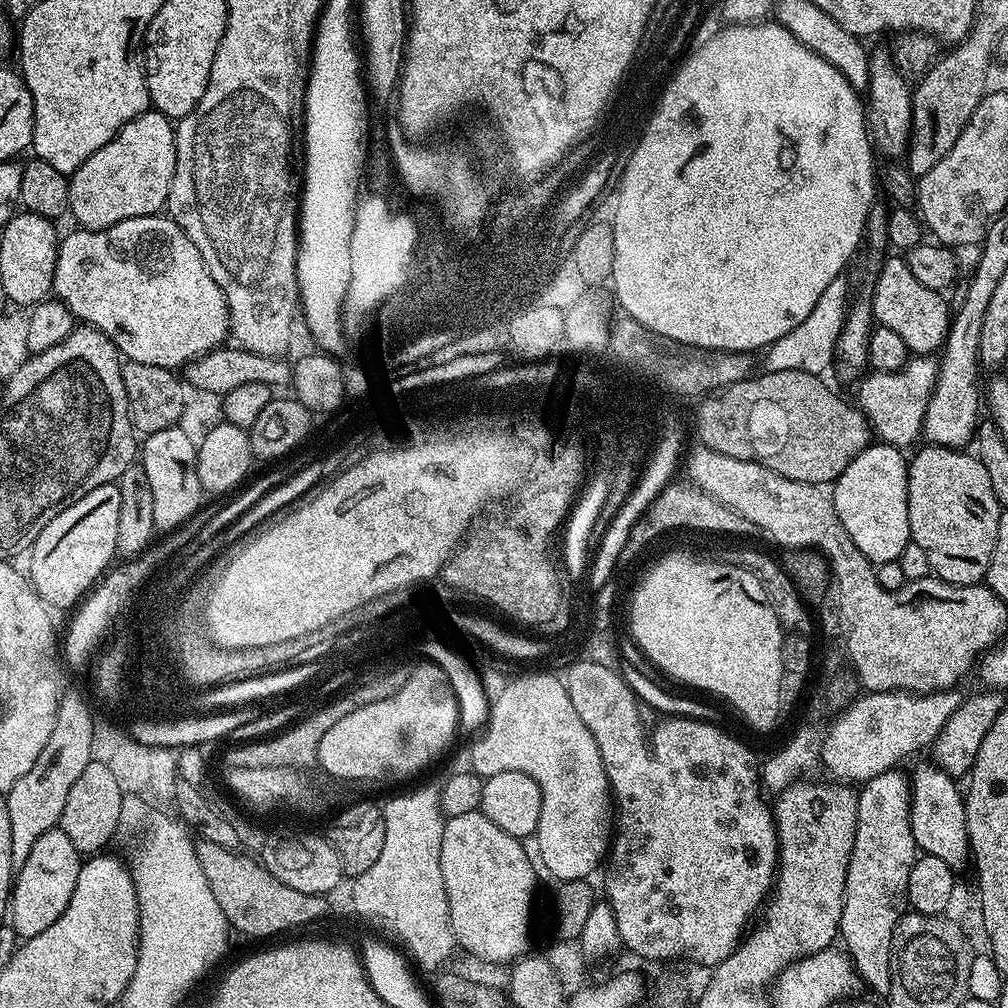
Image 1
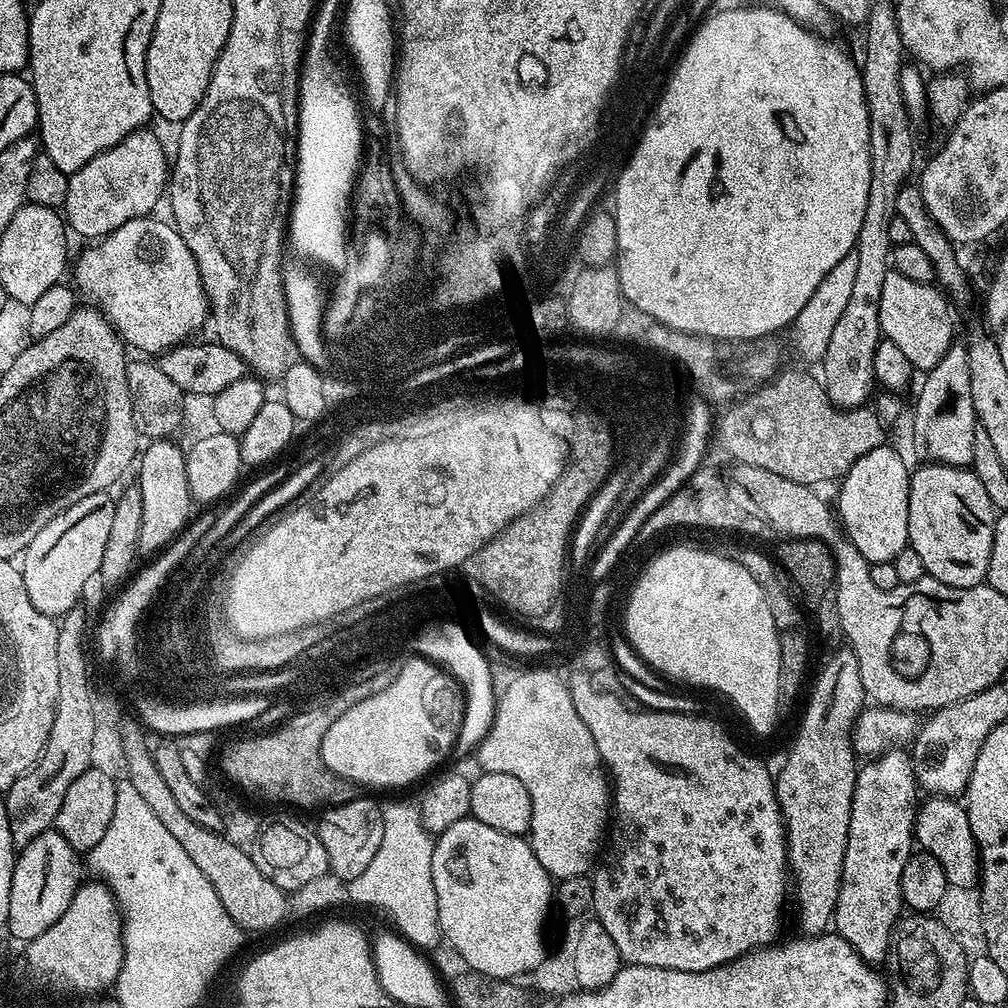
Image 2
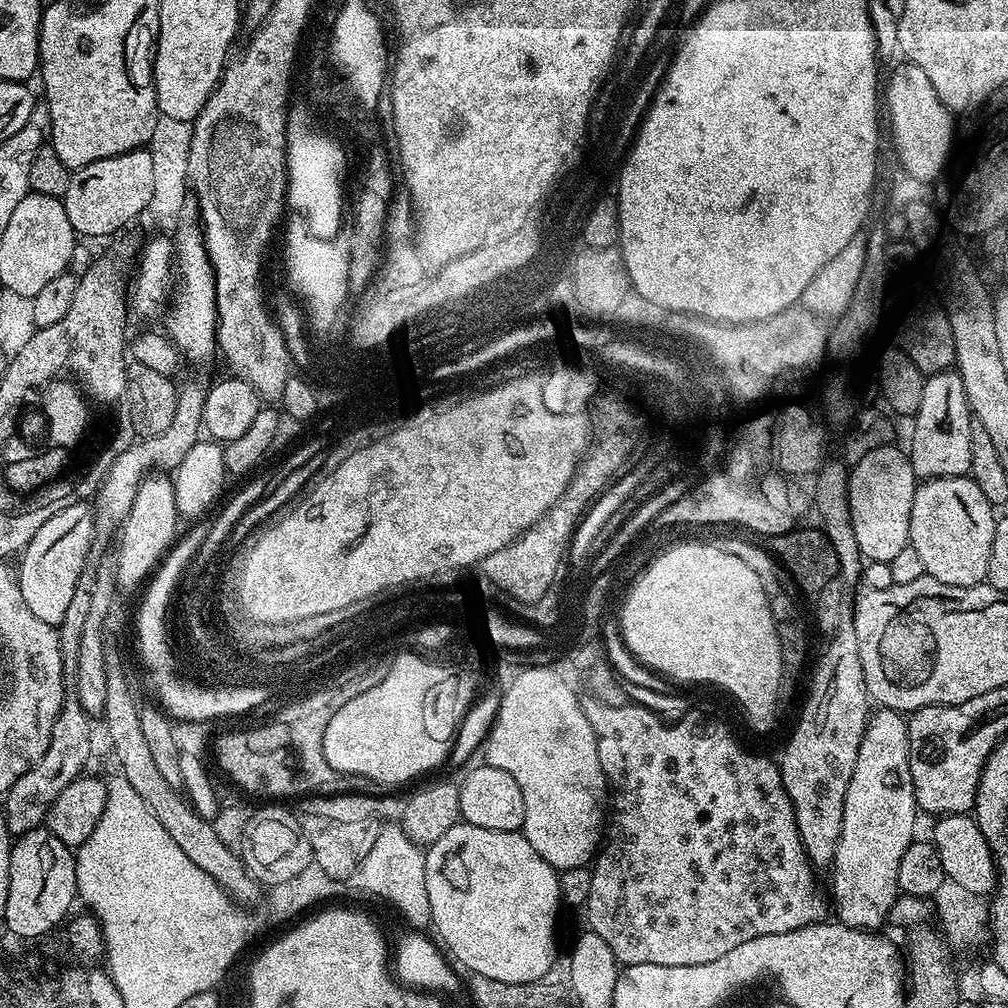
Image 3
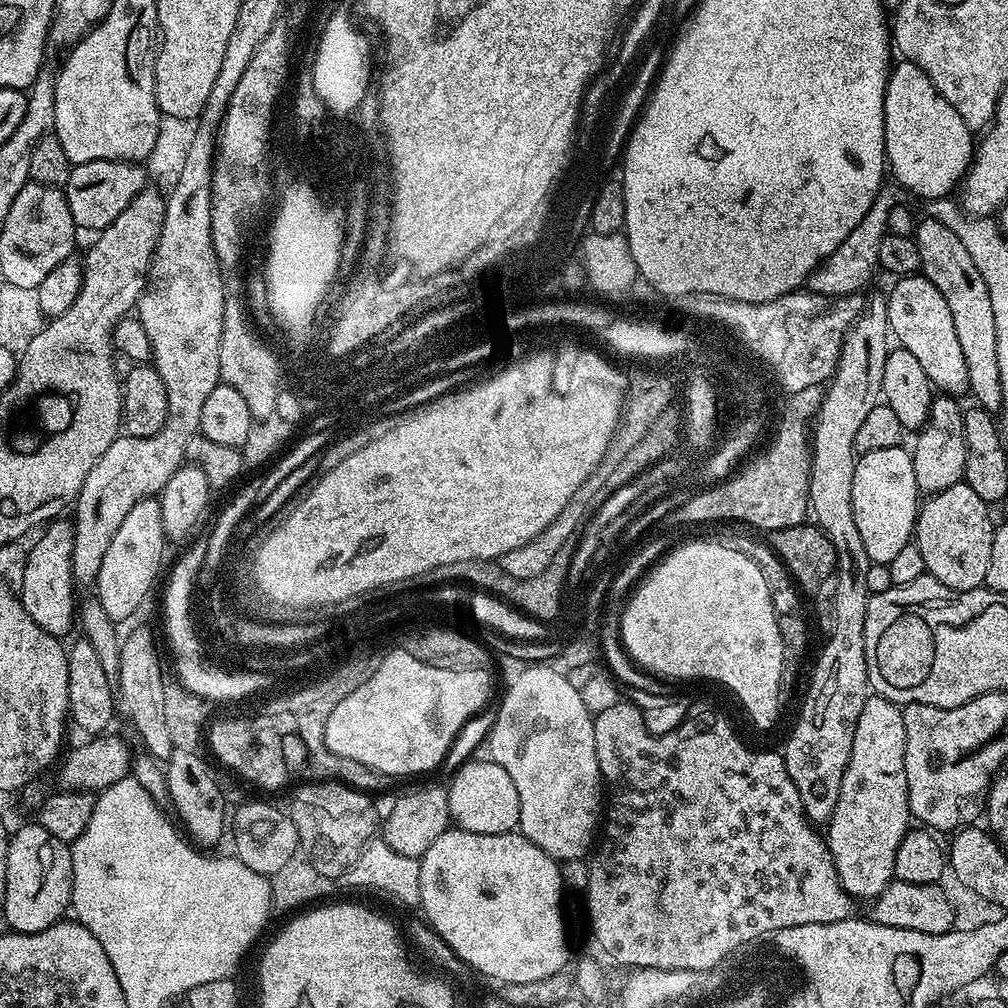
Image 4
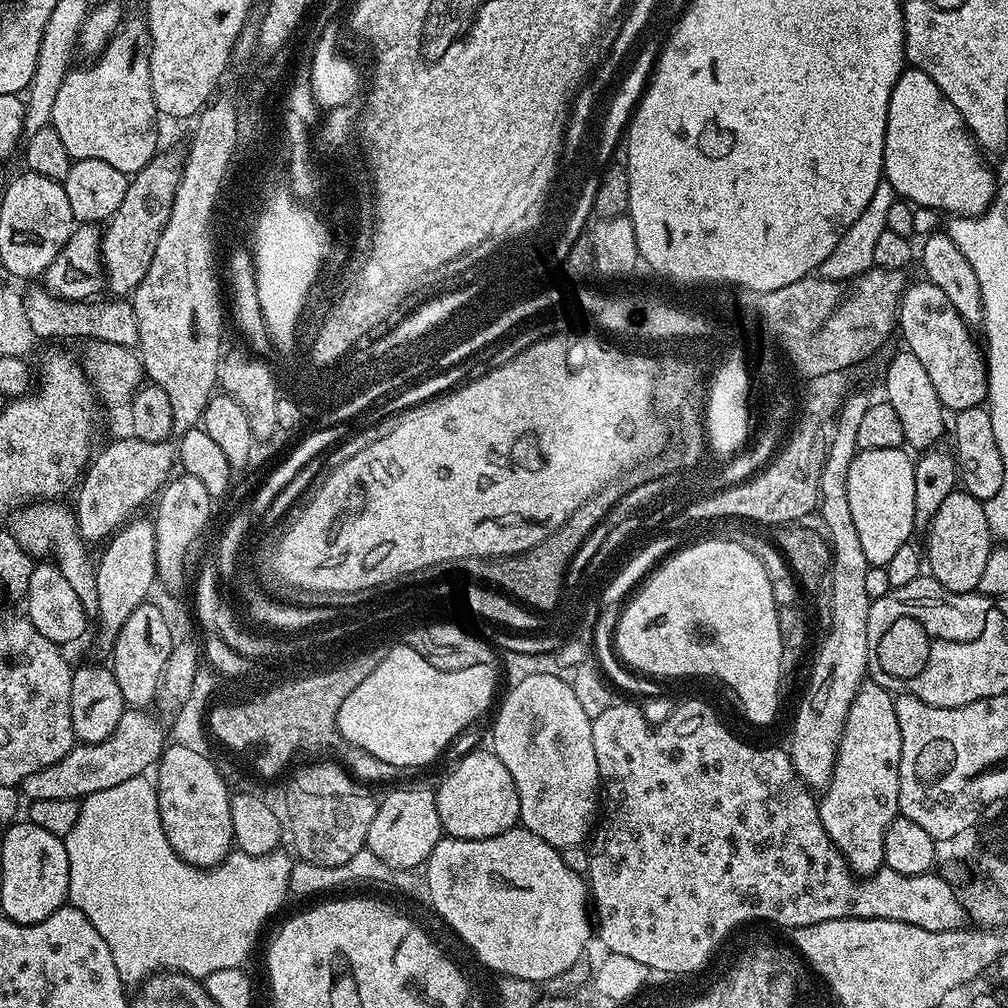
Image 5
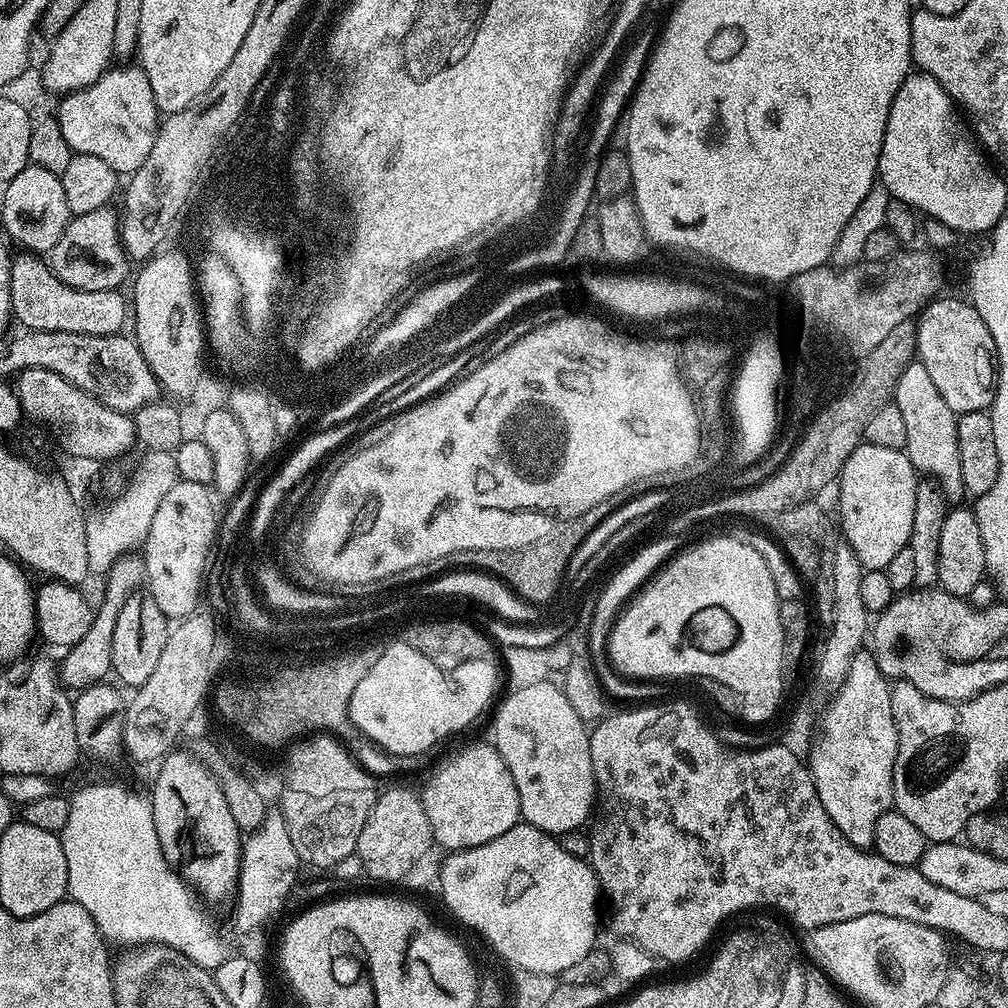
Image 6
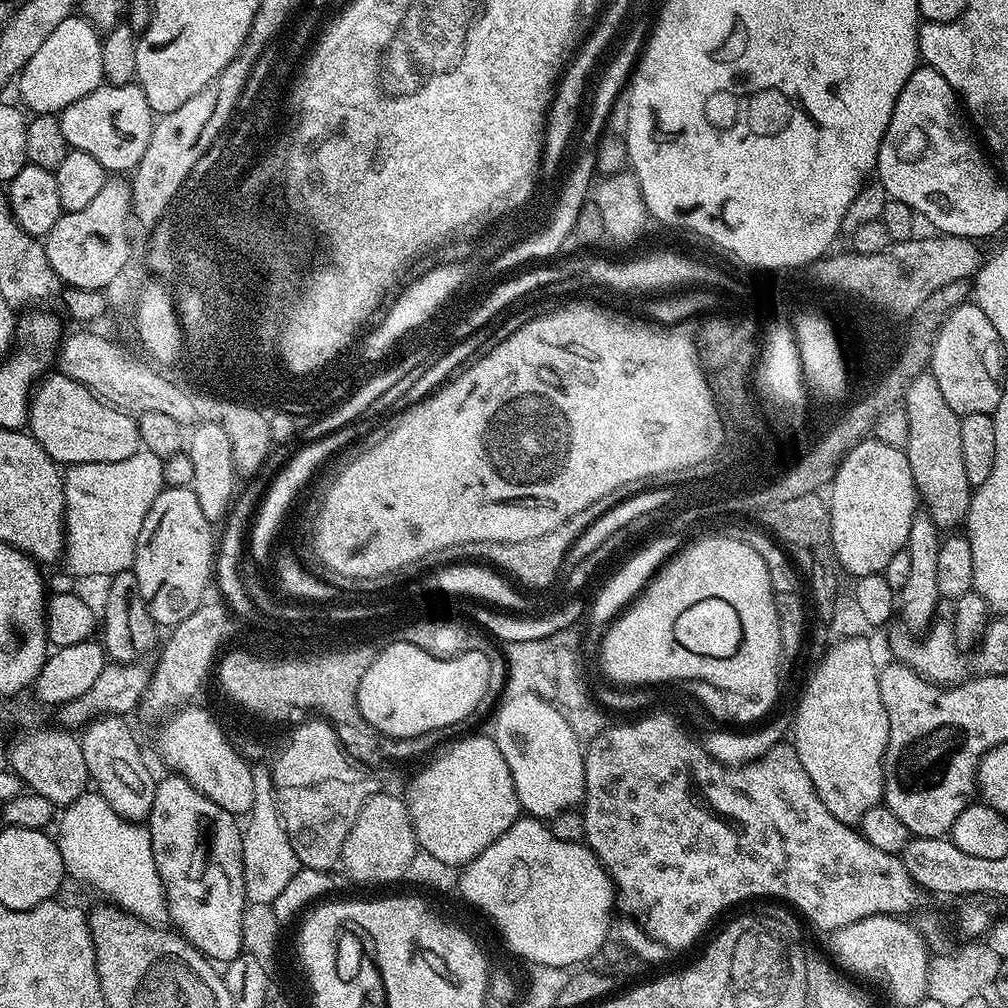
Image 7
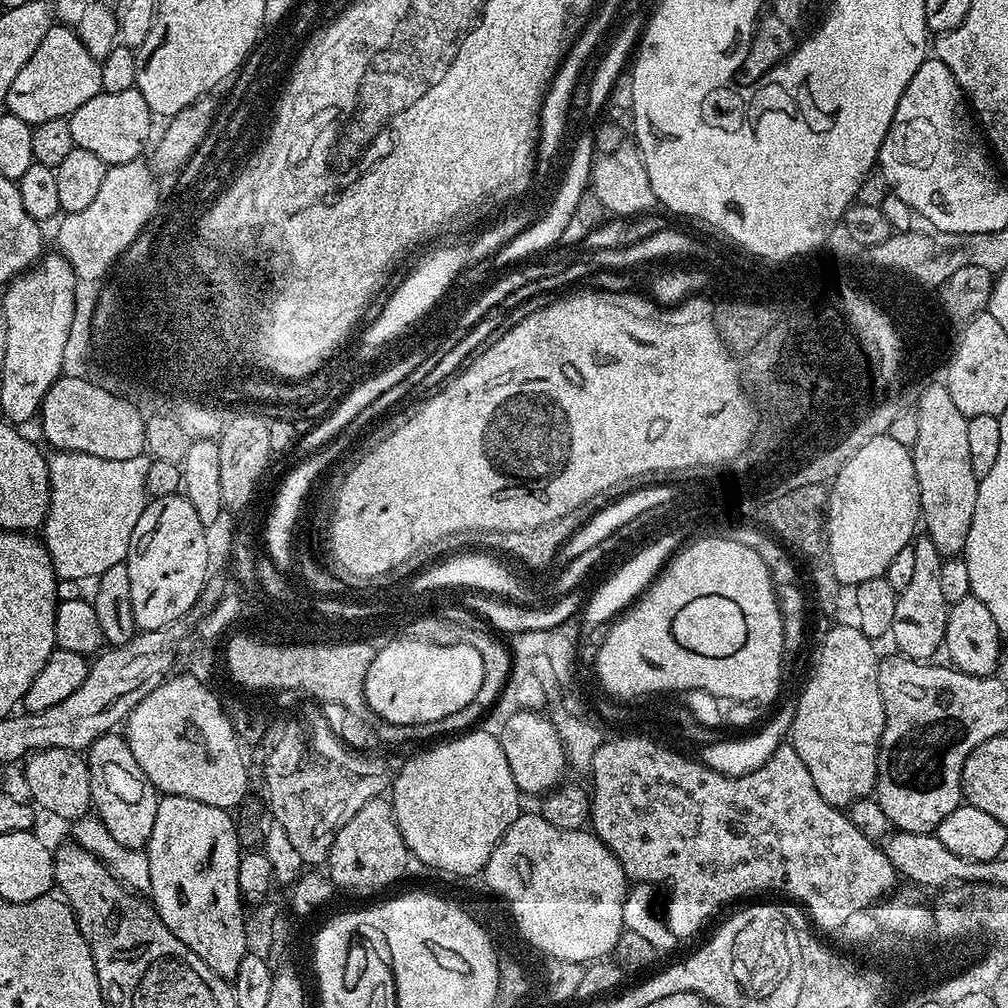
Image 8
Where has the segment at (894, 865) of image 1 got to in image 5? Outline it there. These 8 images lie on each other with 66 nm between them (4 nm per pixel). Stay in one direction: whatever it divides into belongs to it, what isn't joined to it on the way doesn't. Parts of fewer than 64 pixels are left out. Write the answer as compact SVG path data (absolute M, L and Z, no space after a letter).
M871 682L861 684L850 706L850 714L846 718L840 749L836 755L832 783L823 789L822 799L819 801L820 817L826 834L830 834L834 846L844 855L852 871L861 878L872 876L879 868L884 867L886 830L890 822L894 822L900 815L898 766L901 758L902 730L898 730L898 714L893 693Z

